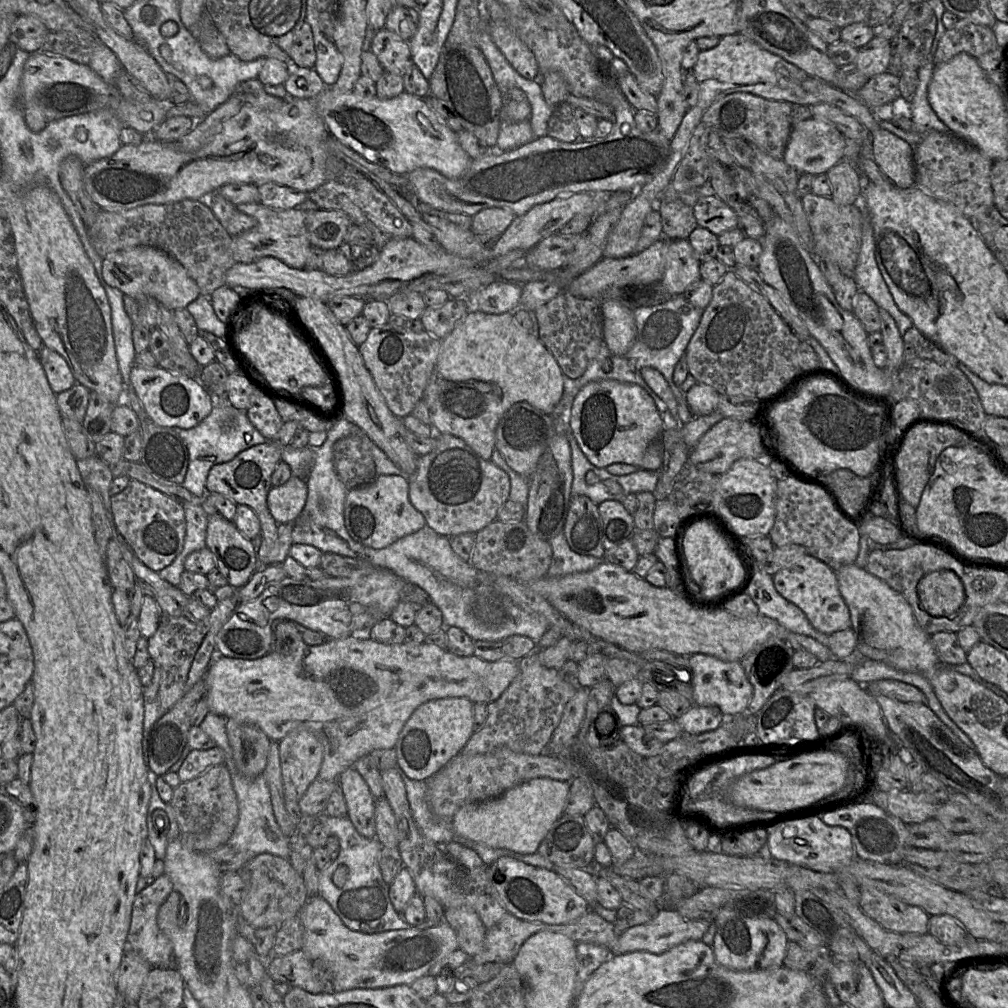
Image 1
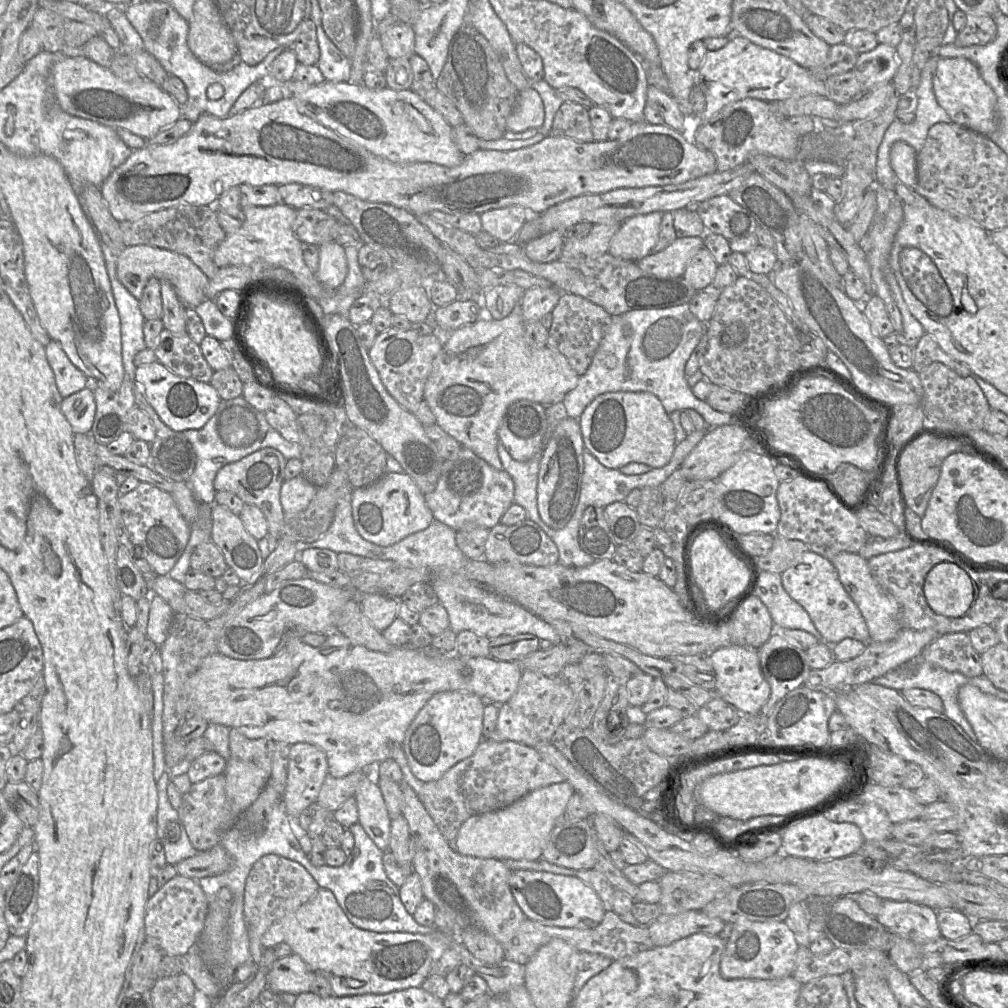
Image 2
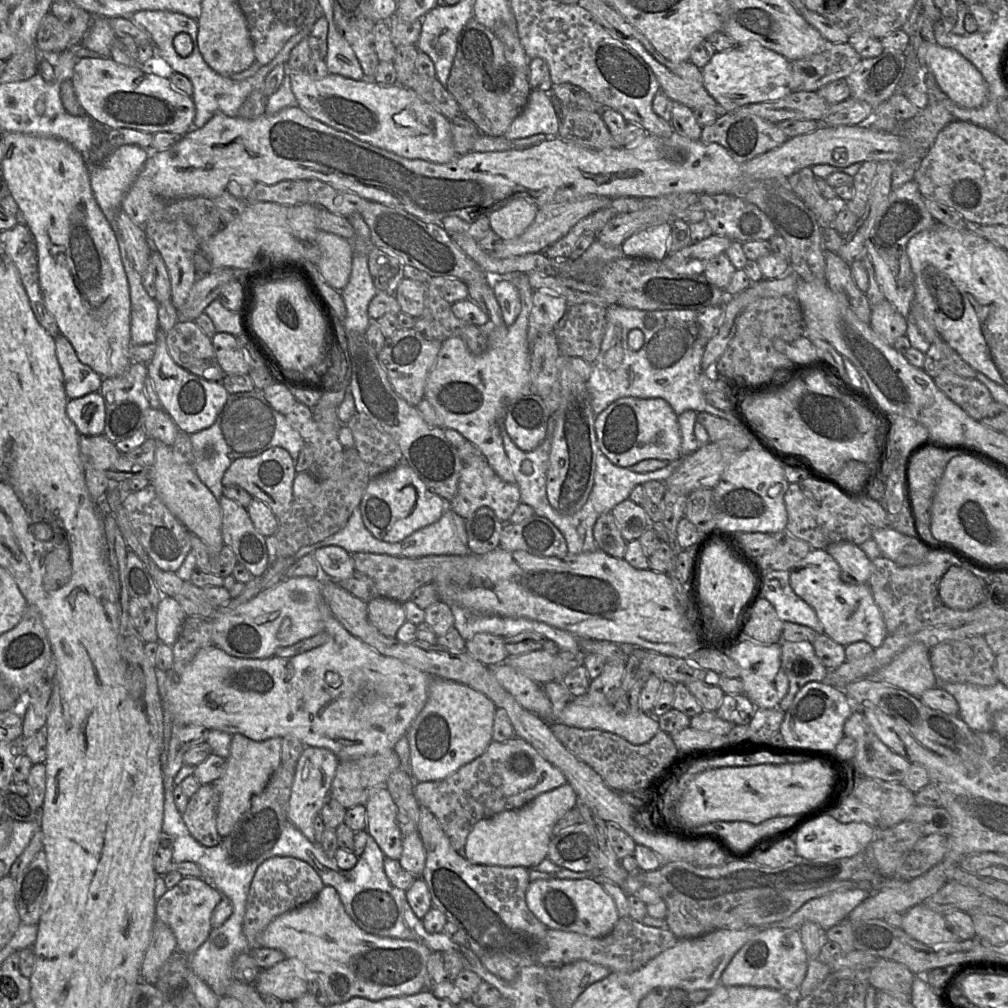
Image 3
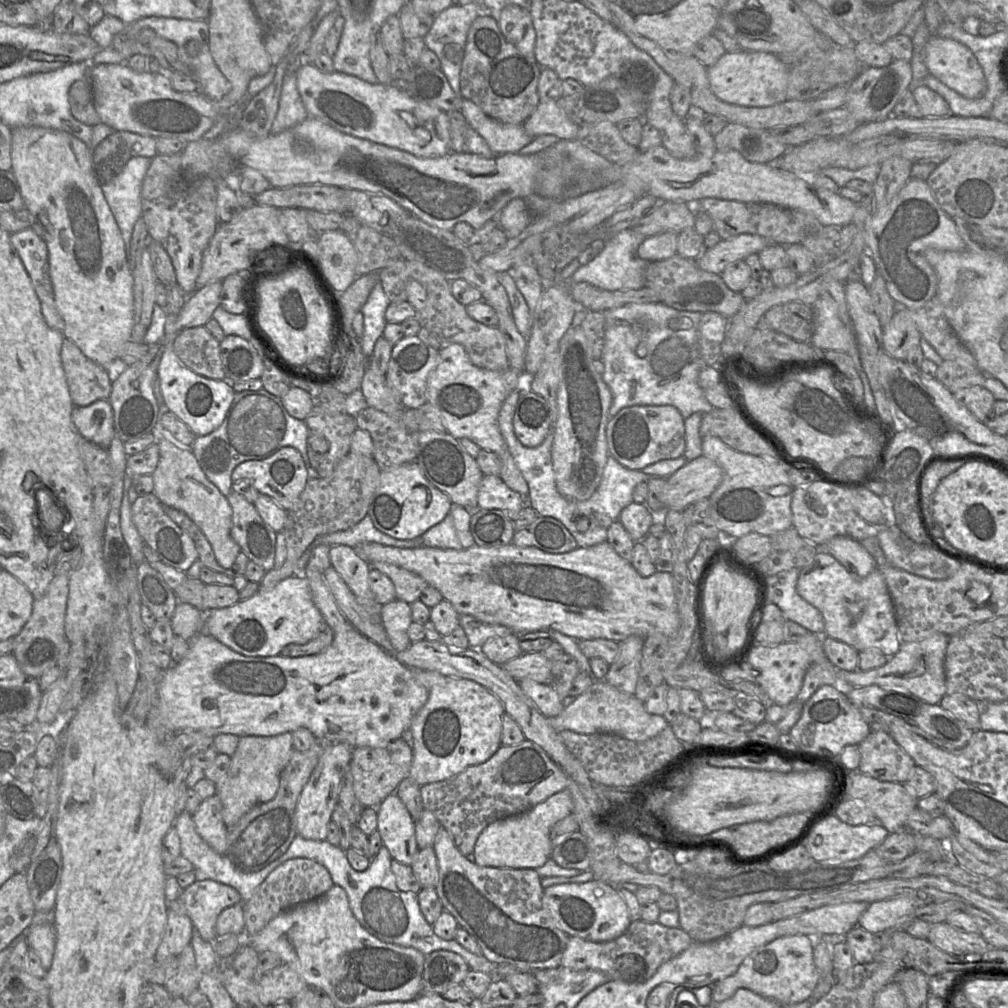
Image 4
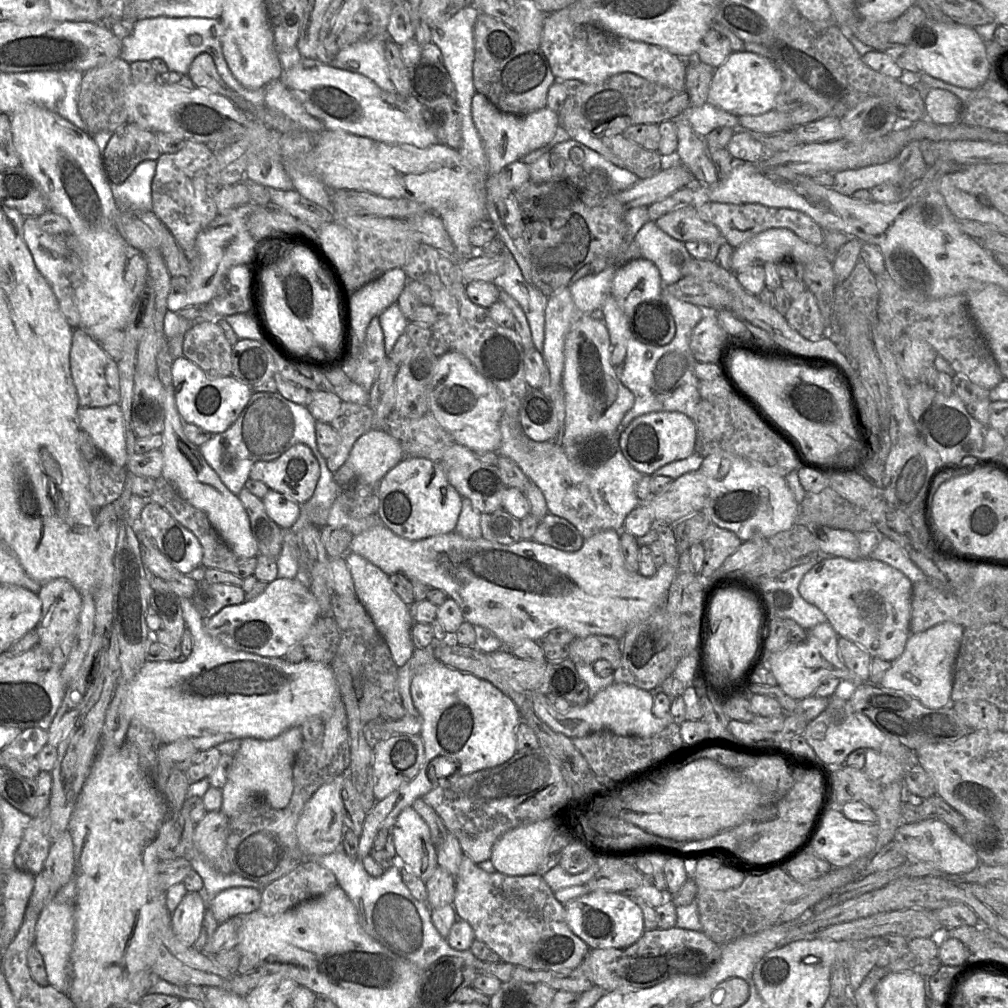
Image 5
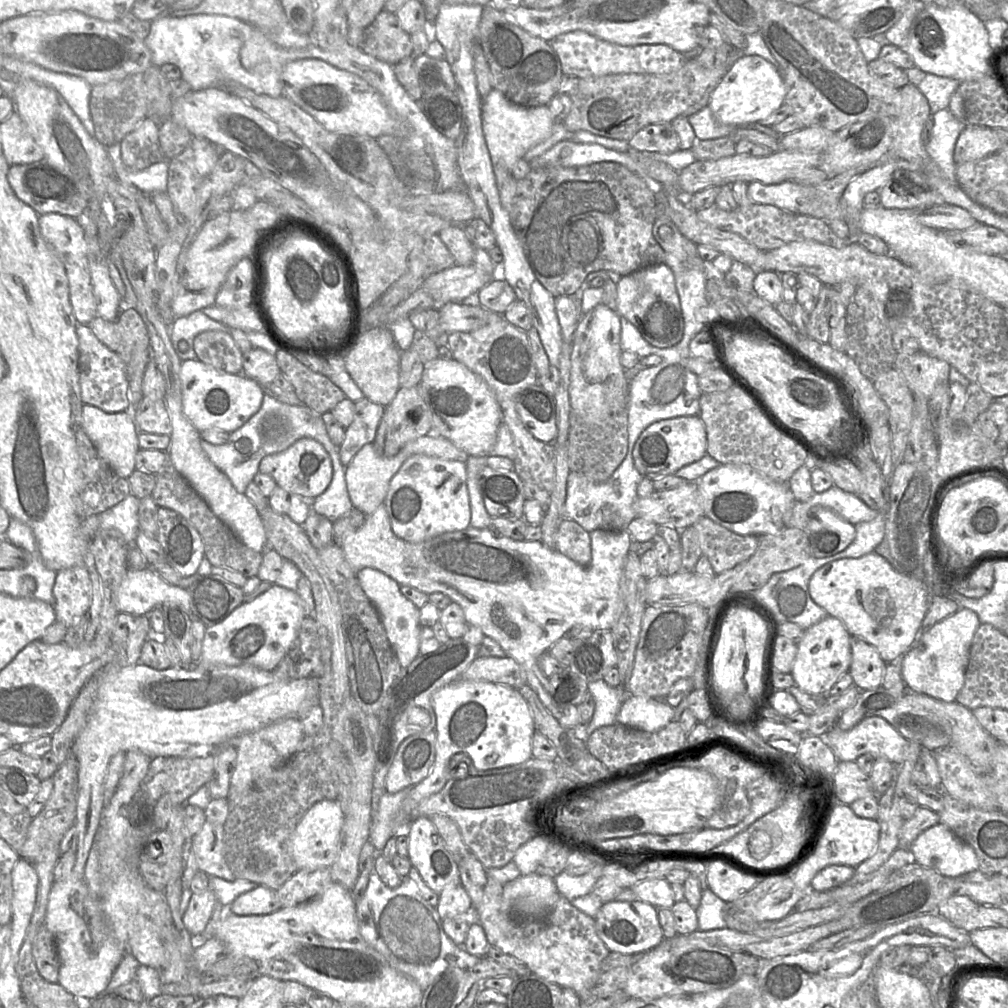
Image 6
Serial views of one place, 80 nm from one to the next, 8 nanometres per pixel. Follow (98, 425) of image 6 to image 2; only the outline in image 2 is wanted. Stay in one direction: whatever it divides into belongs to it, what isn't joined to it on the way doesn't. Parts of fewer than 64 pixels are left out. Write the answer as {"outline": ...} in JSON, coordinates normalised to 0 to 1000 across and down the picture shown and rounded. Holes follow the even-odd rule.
{"outline":[[[84,384],[63,394],[61,407],[74,430],[89,429],[95,409],[93,387]]]}

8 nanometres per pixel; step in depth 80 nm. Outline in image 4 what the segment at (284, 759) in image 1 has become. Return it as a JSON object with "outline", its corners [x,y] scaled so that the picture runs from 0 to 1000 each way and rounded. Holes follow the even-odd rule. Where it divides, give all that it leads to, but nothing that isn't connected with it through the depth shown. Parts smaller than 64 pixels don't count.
{"outline":[[[342,737],[327,738],[318,748],[315,758],[297,791],[293,813],[295,826],[306,833],[323,833],[329,809],[336,796],[338,783],[345,772],[350,744]]]}

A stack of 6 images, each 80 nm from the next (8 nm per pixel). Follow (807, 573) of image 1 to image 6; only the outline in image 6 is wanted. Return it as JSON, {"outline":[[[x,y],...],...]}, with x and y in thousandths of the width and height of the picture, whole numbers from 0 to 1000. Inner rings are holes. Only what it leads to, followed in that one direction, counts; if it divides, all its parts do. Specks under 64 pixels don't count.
{"outline":[[[868,547],[811,564],[802,578],[807,596],[835,616],[845,631],[864,639],[879,657],[893,654],[910,636],[924,589],[915,576],[895,569]]]}

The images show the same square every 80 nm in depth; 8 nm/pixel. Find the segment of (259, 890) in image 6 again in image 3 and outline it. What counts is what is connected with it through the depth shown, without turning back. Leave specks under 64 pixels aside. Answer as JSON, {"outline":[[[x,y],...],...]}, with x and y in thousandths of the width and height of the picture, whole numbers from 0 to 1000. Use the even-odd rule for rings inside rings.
{"outline":[[[183,870],[176,878],[168,881],[155,894],[155,911],[173,926],[177,943],[189,947],[204,934],[211,919],[209,909],[221,887],[199,871]]]}

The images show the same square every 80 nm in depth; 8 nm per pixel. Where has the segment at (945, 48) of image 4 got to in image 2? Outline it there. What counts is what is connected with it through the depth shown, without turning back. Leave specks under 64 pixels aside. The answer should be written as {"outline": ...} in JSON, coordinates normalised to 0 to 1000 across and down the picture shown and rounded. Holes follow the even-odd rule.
{"outline":[[[932,57],[926,76],[926,89],[931,103],[945,122],[981,136],[990,127],[989,97],[969,65],[956,57]]]}

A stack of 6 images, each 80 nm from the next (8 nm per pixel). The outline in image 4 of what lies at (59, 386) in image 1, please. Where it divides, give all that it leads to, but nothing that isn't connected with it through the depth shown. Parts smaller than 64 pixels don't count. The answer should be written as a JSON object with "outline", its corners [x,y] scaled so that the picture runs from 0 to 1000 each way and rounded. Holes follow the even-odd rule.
{"outline":[[[66,334],[62,340],[61,358],[73,402],[85,403],[108,395],[111,377],[106,364],[84,353]]]}

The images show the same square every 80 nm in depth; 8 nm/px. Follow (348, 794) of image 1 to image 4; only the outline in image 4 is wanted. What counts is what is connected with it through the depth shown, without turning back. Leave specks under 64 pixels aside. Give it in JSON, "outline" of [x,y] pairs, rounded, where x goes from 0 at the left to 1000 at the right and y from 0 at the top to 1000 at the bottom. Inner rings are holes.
{"outline":[[[392,787],[375,799],[374,825],[389,852],[407,860],[416,846],[413,814]]]}

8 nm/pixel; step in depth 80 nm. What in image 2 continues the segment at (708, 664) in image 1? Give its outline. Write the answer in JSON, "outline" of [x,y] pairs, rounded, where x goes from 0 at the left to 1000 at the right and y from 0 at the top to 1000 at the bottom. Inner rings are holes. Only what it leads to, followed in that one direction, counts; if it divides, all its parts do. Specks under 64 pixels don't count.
{"outline":[[[724,639],[702,649],[710,670],[708,688],[728,700],[736,708],[753,707],[764,691],[764,680],[753,659],[751,644],[739,639]]]}

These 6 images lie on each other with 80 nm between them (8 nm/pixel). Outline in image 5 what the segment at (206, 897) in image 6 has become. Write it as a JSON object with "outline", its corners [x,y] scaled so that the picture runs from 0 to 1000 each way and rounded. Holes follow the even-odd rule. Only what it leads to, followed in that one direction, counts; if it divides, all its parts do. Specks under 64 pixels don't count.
{"outline":[[[201,885],[187,886],[170,905],[170,920],[186,938],[191,938],[198,929],[206,892]]]}

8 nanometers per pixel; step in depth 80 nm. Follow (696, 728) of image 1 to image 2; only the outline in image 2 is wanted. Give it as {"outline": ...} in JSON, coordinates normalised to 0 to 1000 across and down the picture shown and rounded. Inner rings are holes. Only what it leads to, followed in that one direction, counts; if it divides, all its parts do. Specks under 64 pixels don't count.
{"outline":[[[708,688],[702,697],[692,702],[690,709],[703,725],[714,725],[728,720],[737,708]]]}

